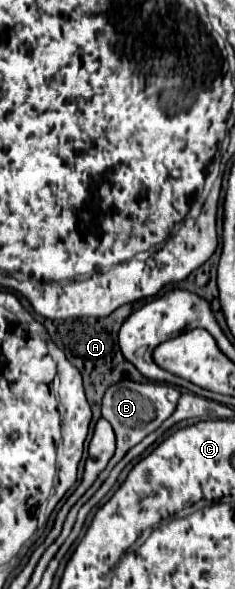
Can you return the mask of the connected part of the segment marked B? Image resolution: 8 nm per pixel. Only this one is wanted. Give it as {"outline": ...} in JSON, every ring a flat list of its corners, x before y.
{"outline":[[123,379,115,385,111,385,103,397,103,403,101,403,101,415,111,423,113,431,115,431,115,437,117,437,117,451,115,455,111,457,107,469,97,477,95,485,91,487,91,491,95,491,99,487,99,483,105,481,105,477,109,475,109,471,115,467,115,463,131,449,135,447,145,435,149,435,151,431,155,431,171,413,173,409,177,407,177,397,181,393,171,387,171,385,159,385,159,383,137,383,137,381,131,381,131,379]]}

